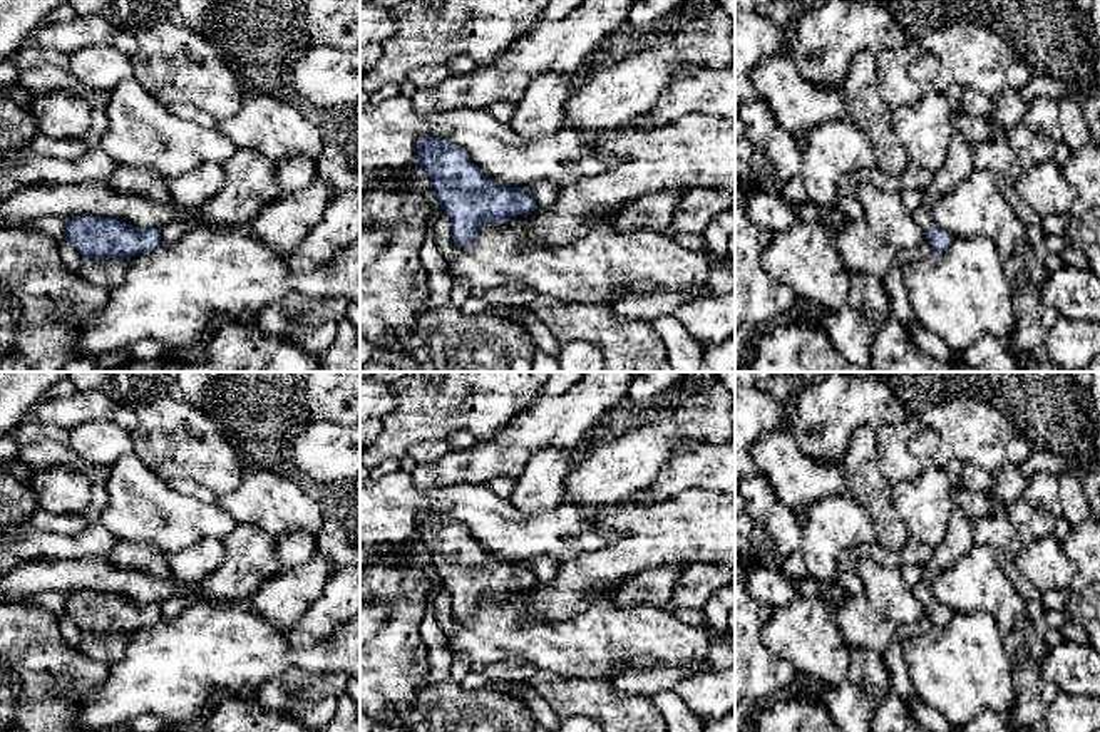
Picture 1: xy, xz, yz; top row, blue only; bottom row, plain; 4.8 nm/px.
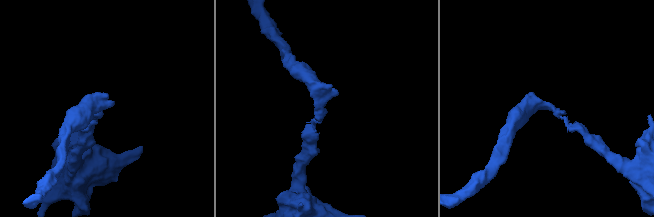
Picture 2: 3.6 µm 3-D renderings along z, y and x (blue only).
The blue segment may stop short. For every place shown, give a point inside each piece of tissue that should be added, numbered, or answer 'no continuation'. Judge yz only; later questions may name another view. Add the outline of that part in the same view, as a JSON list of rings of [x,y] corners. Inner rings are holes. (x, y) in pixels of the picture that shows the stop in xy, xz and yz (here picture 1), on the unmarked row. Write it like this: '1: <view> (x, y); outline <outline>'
1: yz (958, 541); outline [[[953,504],[944,541],[933,549],[931,559],[923,566],[921,580],[912,588],[912,593],[924,606],[936,601],[931,590],[934,580],[974,546],[974,519],[974,516],[968,516],[958,504]]]

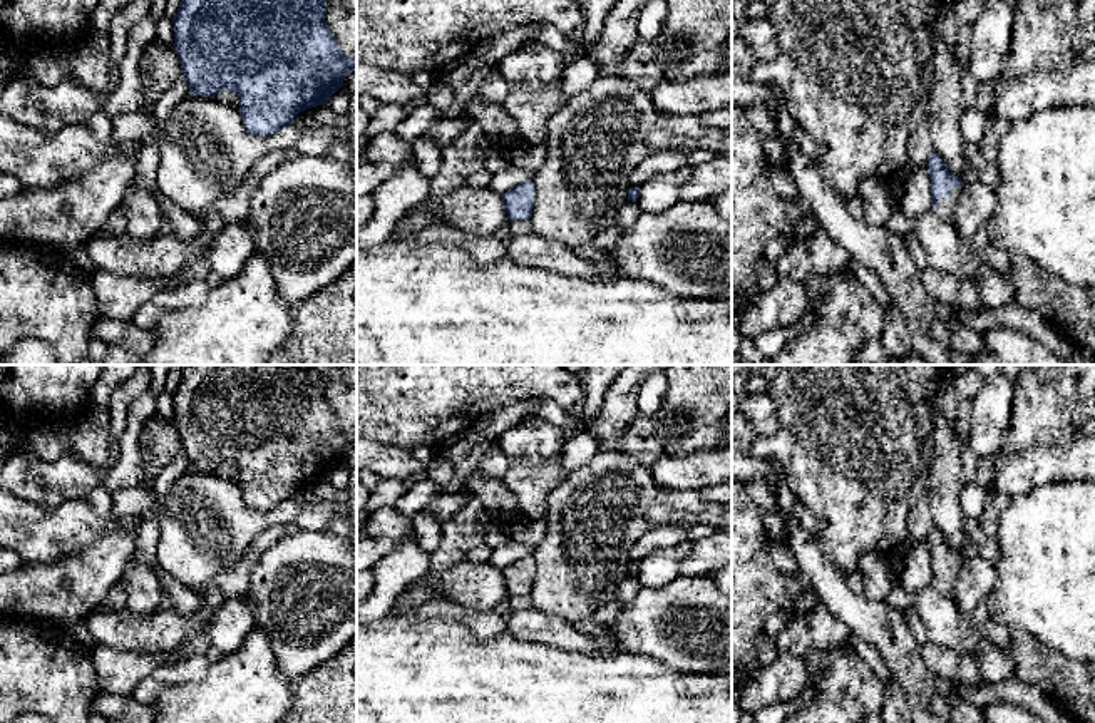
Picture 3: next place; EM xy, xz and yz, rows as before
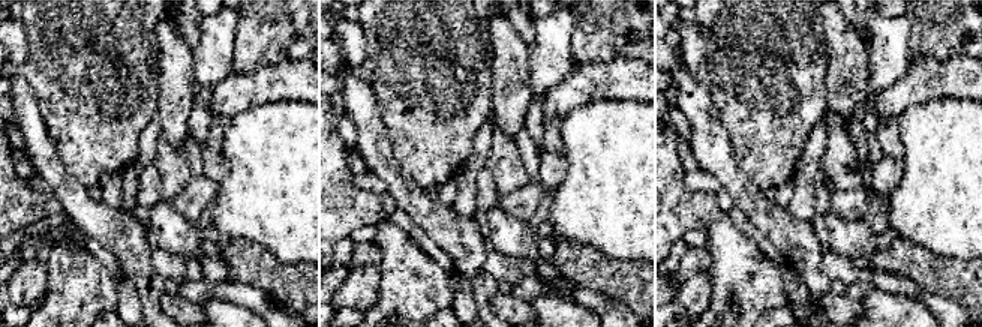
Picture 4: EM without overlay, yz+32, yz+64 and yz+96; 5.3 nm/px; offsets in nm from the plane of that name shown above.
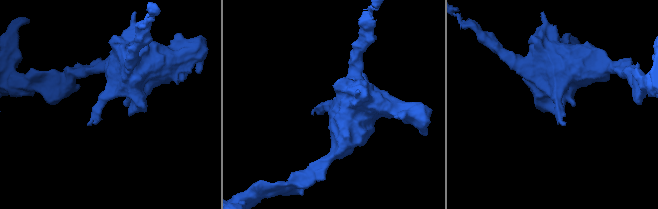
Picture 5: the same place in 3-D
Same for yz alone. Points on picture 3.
1: yz (946, 581); outline [[[963,561],[959,562],[953,562],[951,564],[951,571],[949,572],[939,572],[938,574],[938,584],[936,584],[936,589],[944,594],[944,596],[951,596],[954,587],[956,587],[956,582],[958,582],[958,576],[963,569]]]

